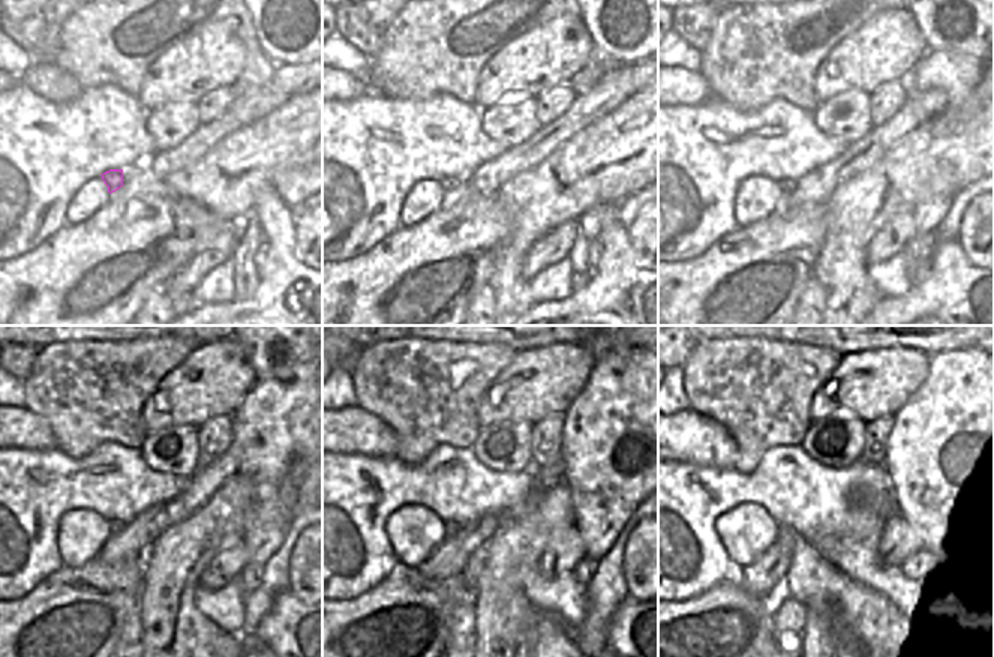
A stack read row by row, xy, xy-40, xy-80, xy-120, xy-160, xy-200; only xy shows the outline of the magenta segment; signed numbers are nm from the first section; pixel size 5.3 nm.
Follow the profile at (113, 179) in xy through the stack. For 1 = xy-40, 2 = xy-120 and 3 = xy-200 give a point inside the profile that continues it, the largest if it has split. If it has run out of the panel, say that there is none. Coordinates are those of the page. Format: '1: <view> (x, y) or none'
1: xy-40 (450, 183)
2: xy-120 (117, 527)
3: xy-200 (865, 627)

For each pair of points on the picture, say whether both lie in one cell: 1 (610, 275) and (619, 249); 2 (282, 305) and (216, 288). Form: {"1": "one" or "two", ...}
{"1": "one", "2": "two"}

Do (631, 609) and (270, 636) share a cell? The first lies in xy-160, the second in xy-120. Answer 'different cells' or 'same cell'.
same cell

